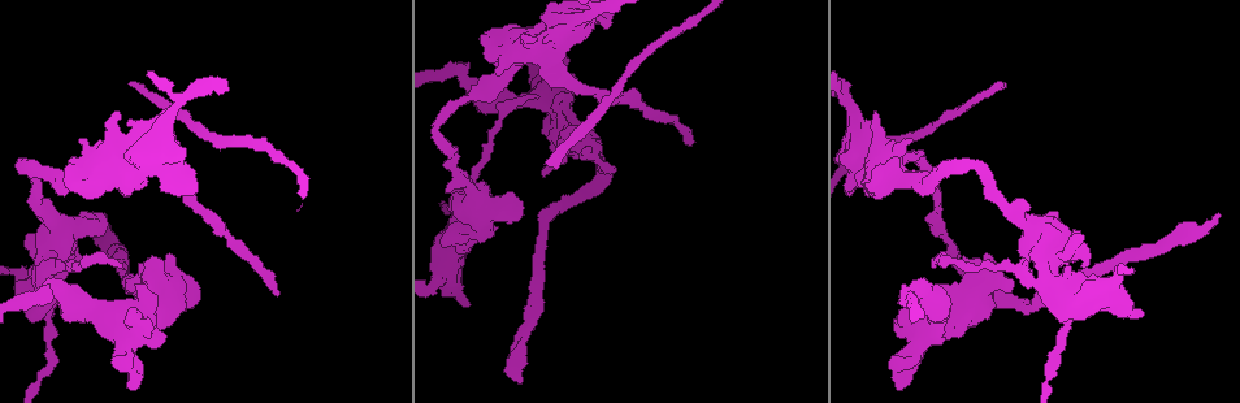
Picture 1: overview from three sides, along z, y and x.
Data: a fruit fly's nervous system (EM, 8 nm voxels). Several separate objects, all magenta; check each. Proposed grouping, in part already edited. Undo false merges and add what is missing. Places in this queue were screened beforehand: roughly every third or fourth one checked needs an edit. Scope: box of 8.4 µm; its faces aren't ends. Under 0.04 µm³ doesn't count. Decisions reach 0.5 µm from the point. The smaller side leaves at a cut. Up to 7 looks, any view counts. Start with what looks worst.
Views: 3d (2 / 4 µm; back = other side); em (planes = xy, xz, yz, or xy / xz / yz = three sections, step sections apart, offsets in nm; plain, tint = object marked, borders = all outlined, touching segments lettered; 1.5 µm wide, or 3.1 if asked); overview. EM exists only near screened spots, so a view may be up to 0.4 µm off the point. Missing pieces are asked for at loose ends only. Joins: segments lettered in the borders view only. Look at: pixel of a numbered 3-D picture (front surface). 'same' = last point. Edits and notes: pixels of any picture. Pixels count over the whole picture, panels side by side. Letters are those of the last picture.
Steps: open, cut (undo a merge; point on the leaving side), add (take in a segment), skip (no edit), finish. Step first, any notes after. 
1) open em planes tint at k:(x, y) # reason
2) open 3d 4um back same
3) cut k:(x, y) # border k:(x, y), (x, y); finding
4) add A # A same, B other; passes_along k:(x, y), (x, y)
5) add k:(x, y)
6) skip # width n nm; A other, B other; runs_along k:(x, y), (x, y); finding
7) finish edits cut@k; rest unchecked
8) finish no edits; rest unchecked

open 3d 2um at 1:(999, 85) # long arm stops here

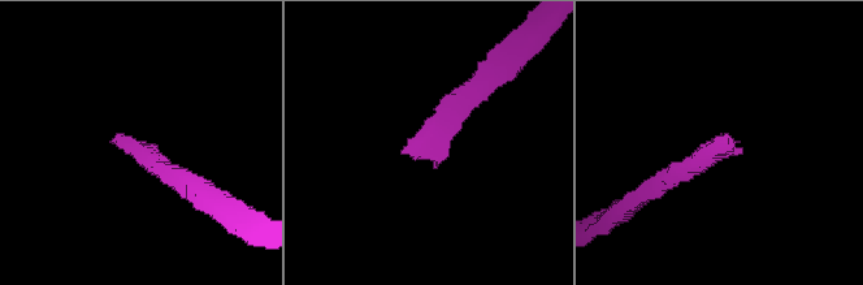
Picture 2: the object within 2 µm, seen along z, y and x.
open em planes borders at 2:(404, 151) # shape alone is not enough

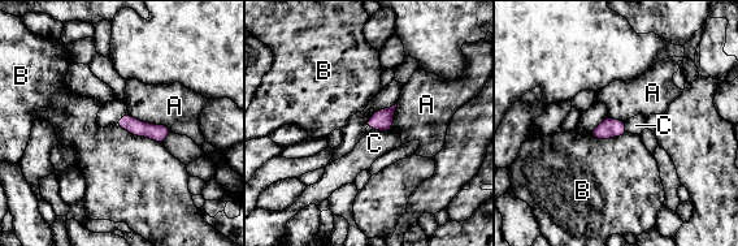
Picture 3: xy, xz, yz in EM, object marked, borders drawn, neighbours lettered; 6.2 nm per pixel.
add C # A other, B other, C same; the neuron continues

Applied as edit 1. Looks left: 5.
open overview

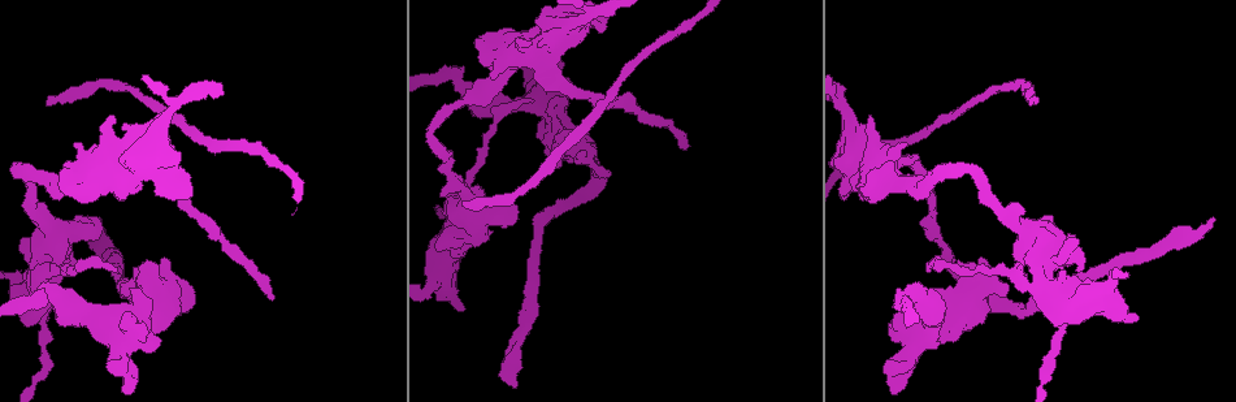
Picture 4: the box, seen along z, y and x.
open em planes tint at 4:(272, 297) # end of a long branch

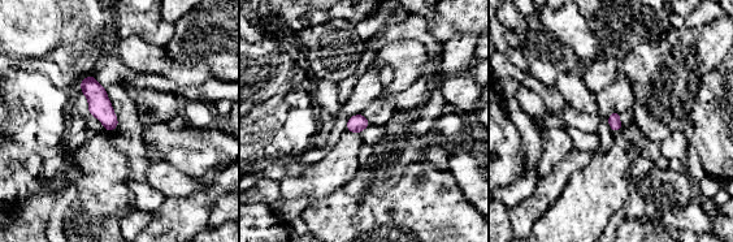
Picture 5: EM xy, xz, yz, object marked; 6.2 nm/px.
open em planes borders same

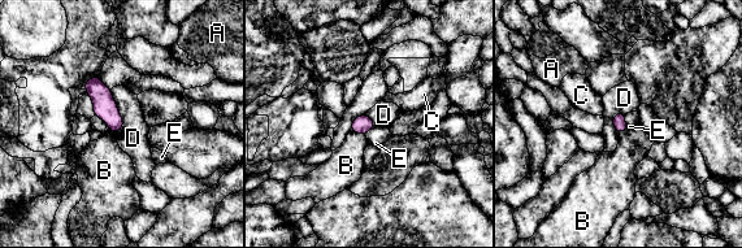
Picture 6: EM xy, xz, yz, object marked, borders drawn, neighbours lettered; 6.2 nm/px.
add E # A other, B other, C other, D other, E same; passes_along 6:(619, 121), (624, 121), (632, 118); it goes on there

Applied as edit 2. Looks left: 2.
open 3d 2um at 4:(96, 338) # stops while still wide

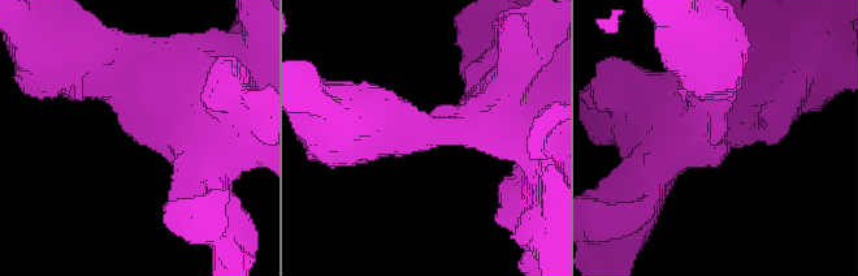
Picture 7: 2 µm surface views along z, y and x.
open em planes borders at 7:(129, 129)

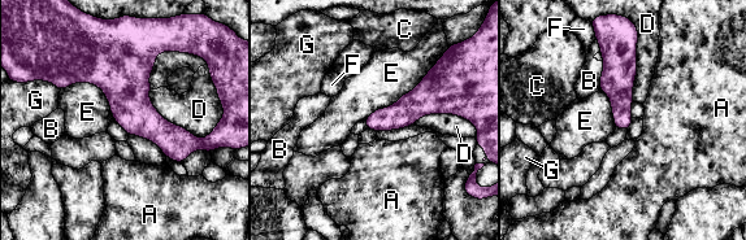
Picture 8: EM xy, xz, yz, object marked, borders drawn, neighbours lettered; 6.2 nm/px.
skip # A other, B other, C other, D other, E other, F other, G other; border 8:(438, 59), (408, 92), (364, 120); no lettered segment goes on from it

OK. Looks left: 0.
finish edits add@3, add@6; rest unchecked

